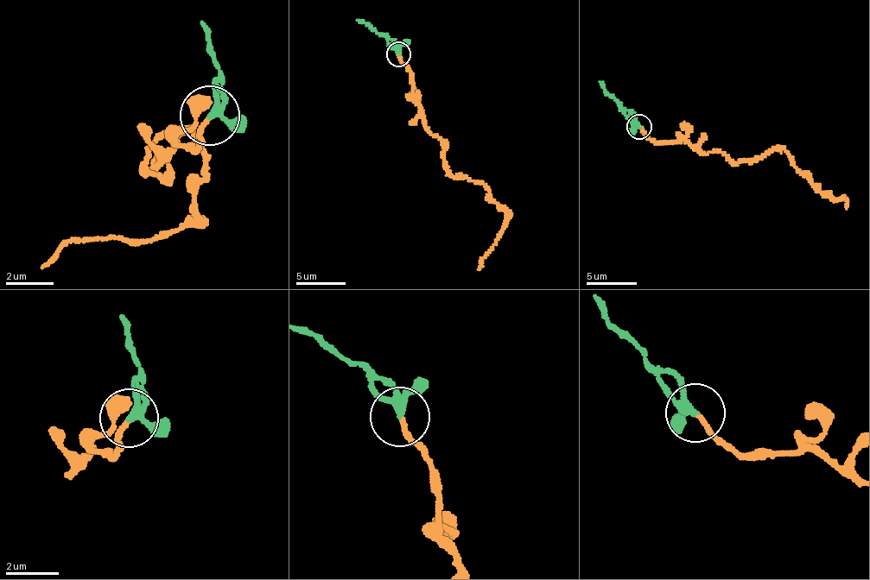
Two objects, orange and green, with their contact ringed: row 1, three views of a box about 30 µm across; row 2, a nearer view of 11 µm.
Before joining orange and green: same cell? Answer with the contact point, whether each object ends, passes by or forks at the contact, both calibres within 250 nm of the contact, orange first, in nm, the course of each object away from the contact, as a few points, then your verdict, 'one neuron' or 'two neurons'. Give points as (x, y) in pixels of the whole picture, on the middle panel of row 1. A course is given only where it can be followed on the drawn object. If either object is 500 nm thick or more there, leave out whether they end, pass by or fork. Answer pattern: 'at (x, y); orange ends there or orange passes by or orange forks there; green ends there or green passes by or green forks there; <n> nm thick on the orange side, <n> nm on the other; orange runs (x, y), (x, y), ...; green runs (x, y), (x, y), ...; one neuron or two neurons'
at (398, 54); orange ends there; green forks there; 180 nm thick on the orange side, 220 nm on the other; orange runs (398, 55), (409, 73), (412, 100), (445, 148), (452, 177), (479, 184), (505, 213), (502, 234), (479, 269); green runs (398, 55), (386, 38), (357, 20); two neurons

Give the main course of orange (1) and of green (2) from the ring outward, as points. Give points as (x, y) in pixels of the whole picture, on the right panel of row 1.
1: (639, 127), (657, 141), (682, 140), (736, 162), (781, 148), (823, 192), (835, 199), (843, 196), (847, 209)
2: (639, 127), (599, 81)

